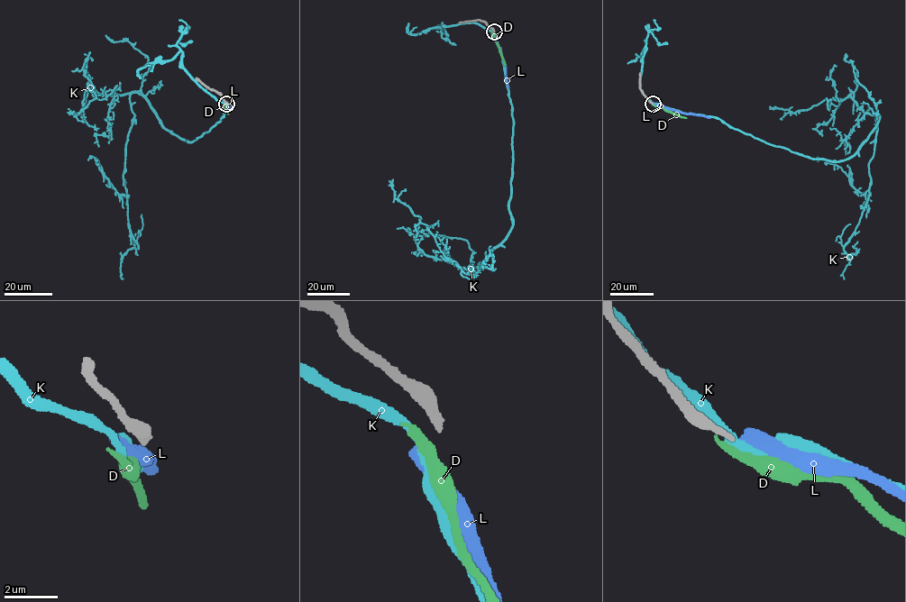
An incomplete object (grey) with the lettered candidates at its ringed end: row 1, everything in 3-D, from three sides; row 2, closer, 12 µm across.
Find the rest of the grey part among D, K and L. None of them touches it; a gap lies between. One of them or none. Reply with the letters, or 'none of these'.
none of these

